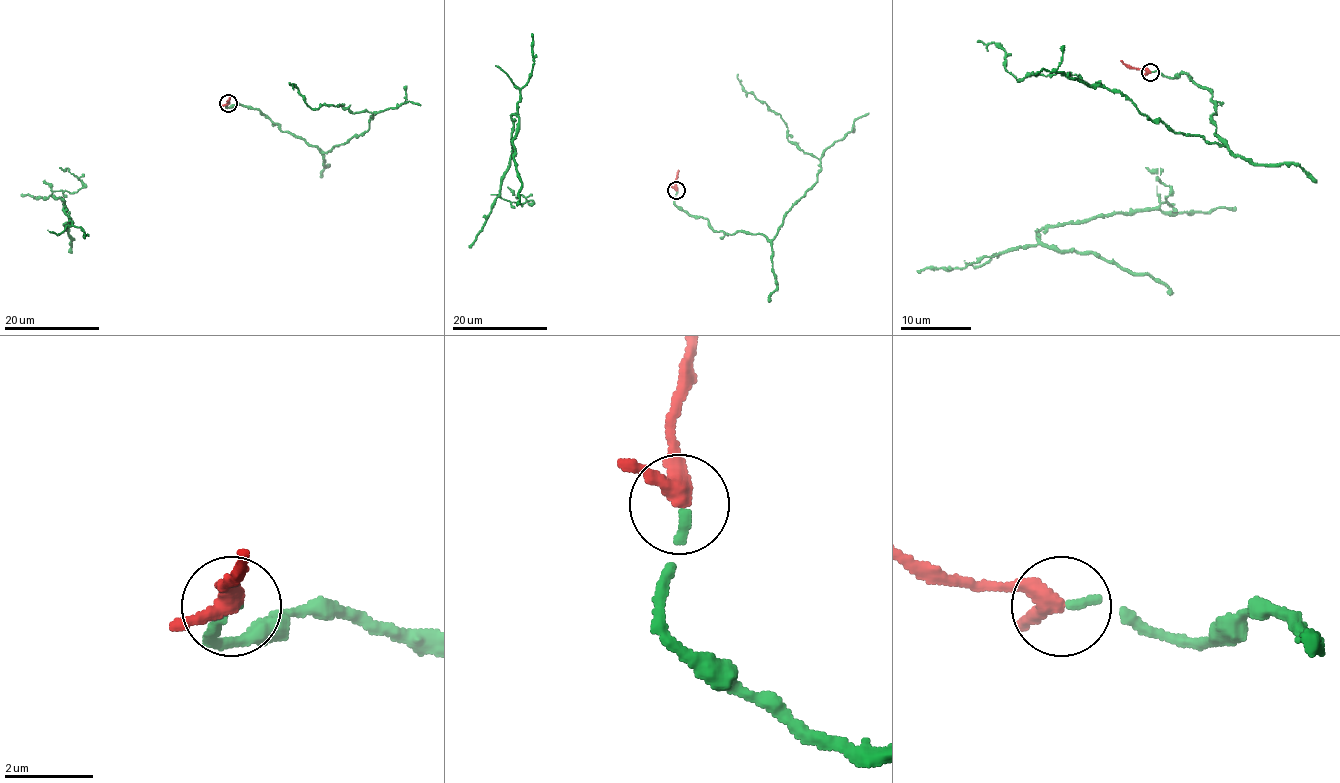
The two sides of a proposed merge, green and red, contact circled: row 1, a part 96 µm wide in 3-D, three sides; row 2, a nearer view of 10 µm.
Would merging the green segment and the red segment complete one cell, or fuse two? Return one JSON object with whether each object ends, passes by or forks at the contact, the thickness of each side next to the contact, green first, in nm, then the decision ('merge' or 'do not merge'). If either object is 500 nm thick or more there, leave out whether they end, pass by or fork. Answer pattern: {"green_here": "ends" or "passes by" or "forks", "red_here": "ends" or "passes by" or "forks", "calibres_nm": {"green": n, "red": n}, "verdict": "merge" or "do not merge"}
{"green_here": "ends", "red_here": "passes by", "calibres_nm": {"green": 200, "red": 360}, "verdict": "merge"}

